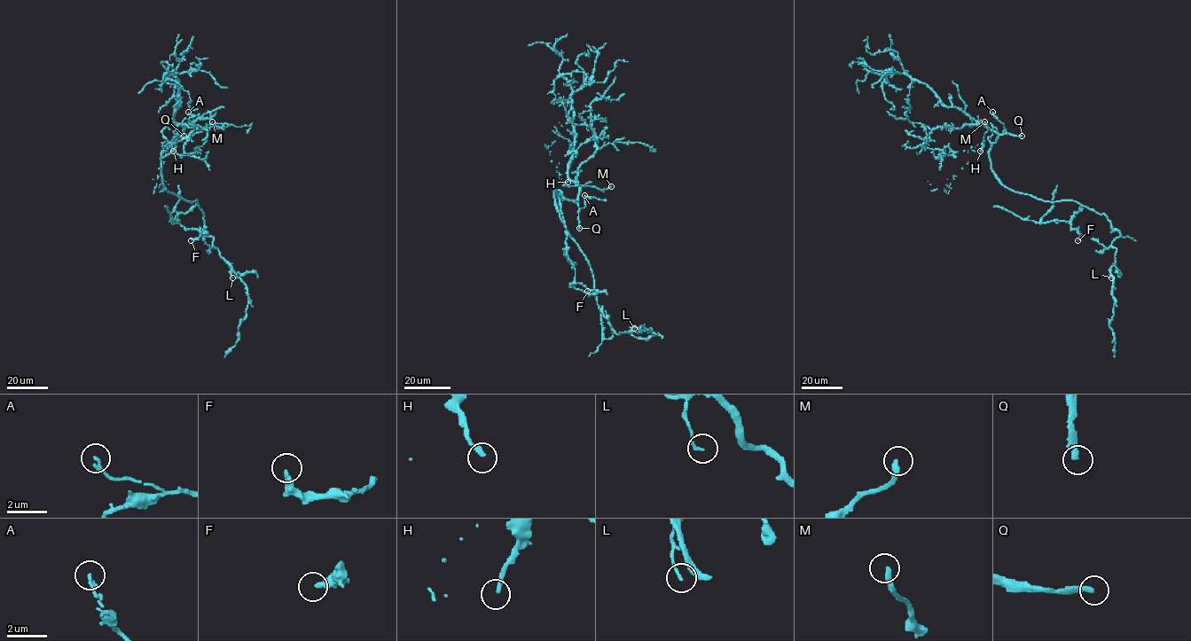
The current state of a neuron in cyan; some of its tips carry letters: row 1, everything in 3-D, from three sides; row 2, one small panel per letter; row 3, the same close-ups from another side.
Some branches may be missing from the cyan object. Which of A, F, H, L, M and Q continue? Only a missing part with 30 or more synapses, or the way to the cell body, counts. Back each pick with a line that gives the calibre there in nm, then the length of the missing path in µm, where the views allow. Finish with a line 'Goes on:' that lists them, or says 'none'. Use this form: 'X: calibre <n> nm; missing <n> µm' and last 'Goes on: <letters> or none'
H: calibre 220 nm; missing 45 µm
M: calibre 260 nm; missing 40 µm
Q: calibre 240 nm; missing 90 µm
Goes on: H, M, Q

